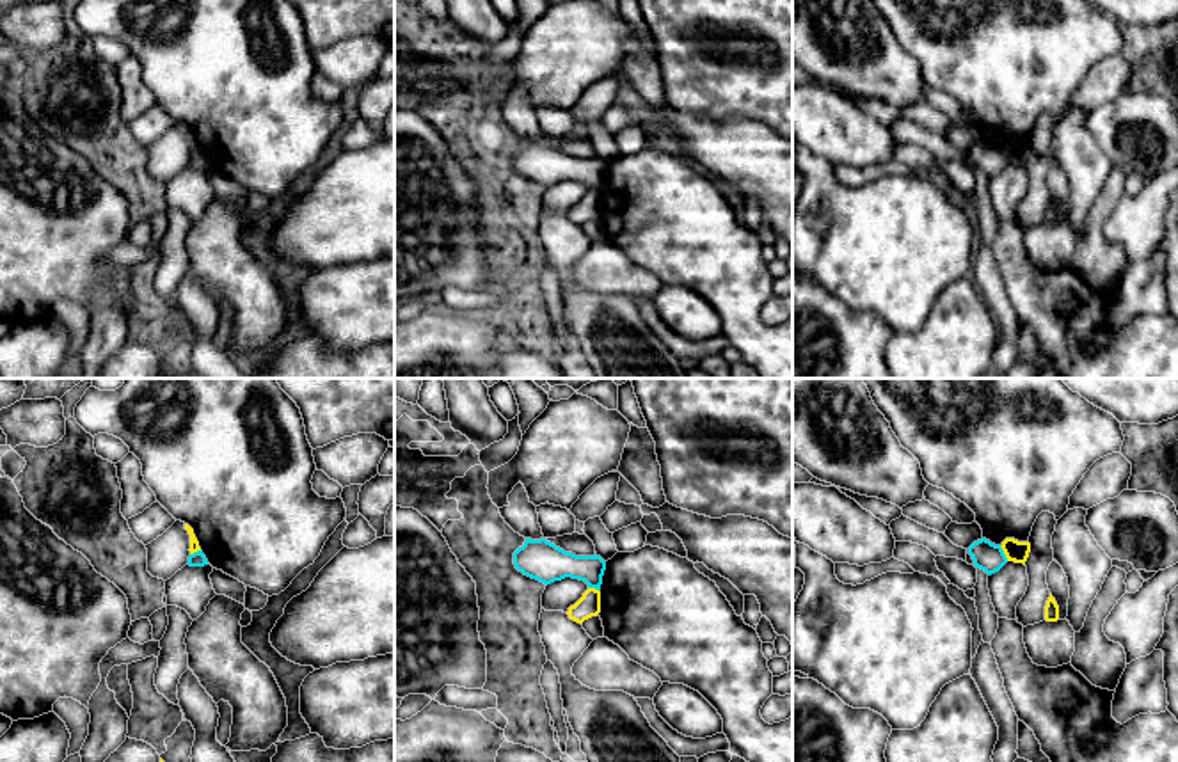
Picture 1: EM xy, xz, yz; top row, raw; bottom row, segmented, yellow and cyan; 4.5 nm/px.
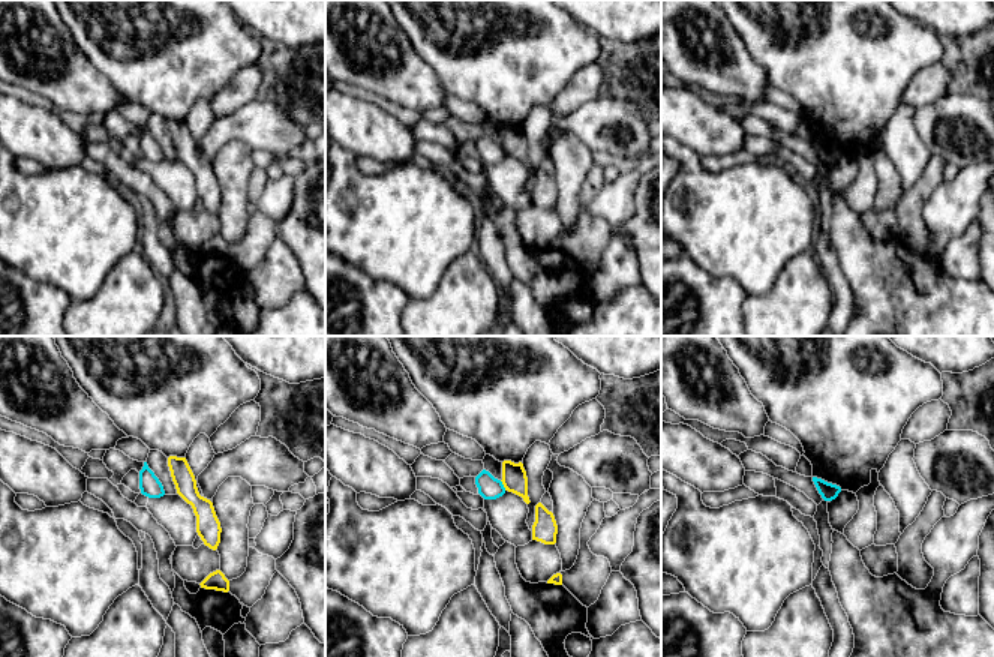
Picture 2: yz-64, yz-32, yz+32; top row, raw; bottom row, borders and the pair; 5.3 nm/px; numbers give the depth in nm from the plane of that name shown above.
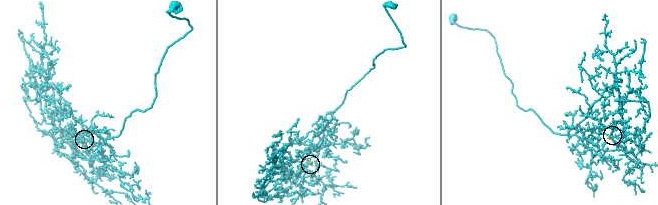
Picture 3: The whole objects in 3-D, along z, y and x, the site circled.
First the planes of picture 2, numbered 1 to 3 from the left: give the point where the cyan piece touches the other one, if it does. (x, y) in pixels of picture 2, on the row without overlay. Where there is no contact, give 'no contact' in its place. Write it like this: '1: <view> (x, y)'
1: no contact
2: yz-32 (502, 147)
3: no contact

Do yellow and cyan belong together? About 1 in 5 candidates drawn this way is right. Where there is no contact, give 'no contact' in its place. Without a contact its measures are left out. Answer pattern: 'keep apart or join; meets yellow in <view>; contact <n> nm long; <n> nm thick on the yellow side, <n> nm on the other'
keep apart; meets yellow in yz; contact 80 nm long; 100 nm thick on the yellow side, 130 nm on the other

